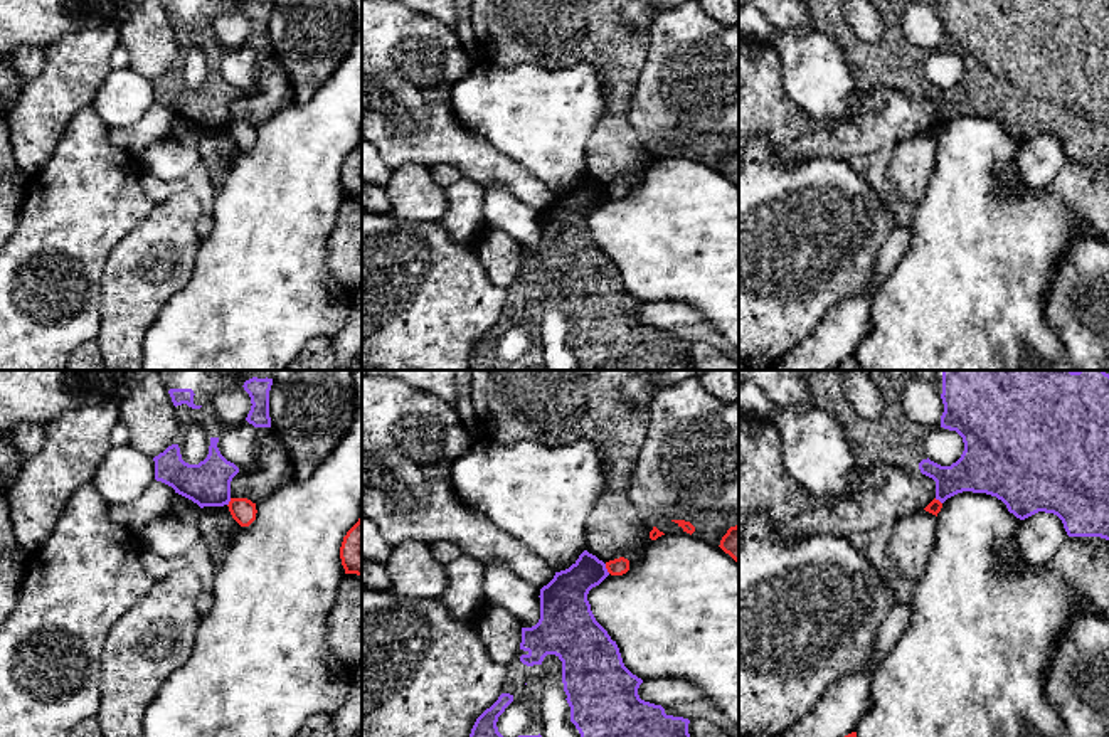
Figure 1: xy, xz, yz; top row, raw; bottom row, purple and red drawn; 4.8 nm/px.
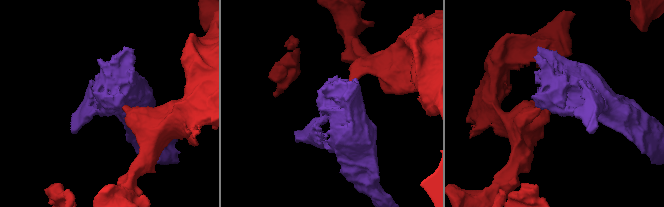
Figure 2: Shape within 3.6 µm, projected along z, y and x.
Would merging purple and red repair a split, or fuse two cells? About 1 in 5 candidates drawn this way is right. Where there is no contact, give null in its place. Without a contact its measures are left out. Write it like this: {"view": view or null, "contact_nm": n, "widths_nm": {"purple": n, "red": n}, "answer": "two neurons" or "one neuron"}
{"view": "xz", "contact_nm": 50, "widths_nm": {"purple": 220, "red": 80}, "answer": "two neurons"}

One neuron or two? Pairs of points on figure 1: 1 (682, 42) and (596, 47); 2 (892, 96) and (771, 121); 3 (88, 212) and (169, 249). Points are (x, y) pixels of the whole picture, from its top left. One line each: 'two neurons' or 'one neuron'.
1: two neurons
2: one neuron
3: two neurons

